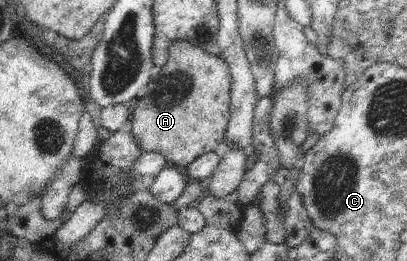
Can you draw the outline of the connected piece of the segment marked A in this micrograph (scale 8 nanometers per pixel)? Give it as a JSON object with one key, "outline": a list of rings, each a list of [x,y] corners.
{"outline":[[[175,41],[169,47],[169,60],[147,84],[134,110],[132,133],[143,151],[160,152],[169,162],[185,170],[198,156],[215,152],[222,144],[230,119],[232,74],[223,57],[208,53],[189,41]]]}

